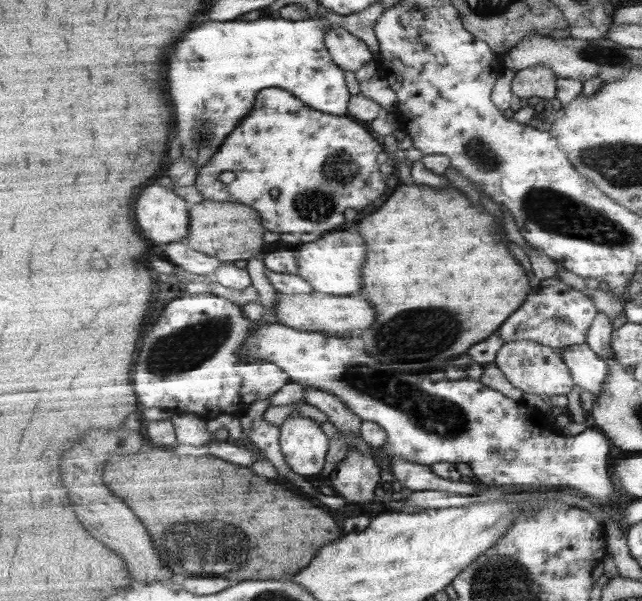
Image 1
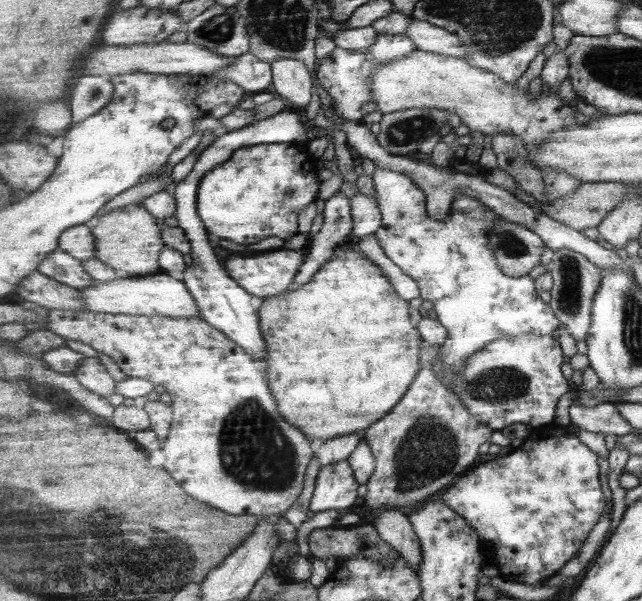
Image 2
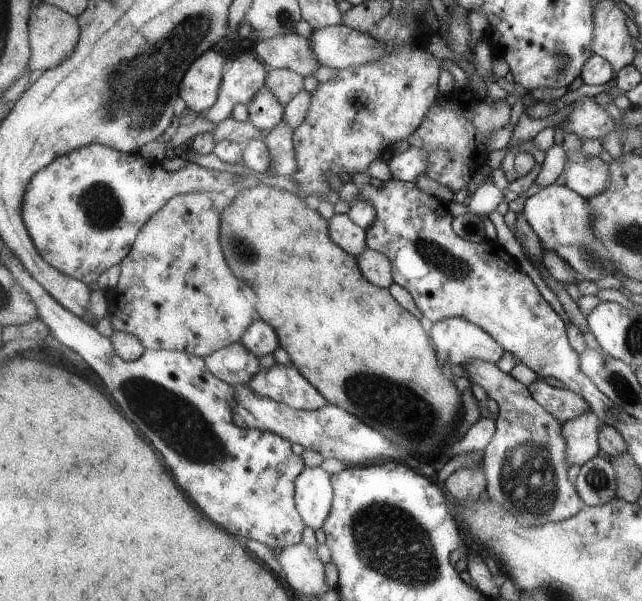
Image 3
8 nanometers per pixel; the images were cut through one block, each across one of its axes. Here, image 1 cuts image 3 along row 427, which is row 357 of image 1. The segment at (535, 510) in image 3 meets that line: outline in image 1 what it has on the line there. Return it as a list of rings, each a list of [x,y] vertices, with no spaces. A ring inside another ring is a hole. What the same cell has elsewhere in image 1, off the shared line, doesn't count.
[[[521,339],[506,342],[494,362],[507,380],[523,393],[538,394],[539,396],[541,393],[549,396],[565,395],[573,392],[573,386],[576,385],[564,358],[557,354],[555,348],[541,344],[536,340]]]

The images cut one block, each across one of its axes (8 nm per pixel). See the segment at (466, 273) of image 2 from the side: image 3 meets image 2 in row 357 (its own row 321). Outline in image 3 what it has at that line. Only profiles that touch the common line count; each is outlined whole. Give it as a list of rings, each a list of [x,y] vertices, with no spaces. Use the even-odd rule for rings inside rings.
[[[449,317],[434,323],[429,330],[437,358],[447,364],[464,367],[472,360],[495,364],[505,356],[505,349],[481,326],[465,318]]]

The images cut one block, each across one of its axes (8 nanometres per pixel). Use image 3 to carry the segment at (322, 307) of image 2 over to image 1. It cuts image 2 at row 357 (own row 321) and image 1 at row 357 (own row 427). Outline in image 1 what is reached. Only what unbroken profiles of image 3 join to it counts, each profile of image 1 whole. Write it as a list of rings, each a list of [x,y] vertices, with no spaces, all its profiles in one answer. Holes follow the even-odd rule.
[[[413,183],[413,186],[399,186],[397,192],[392,194],[386,202],[374,213],[371,213],[365,220],[359,220],[354,226],[356,232],[363,238],[367,244],[367,262],[363,266],[361,276],[363,276],[363,292],[362,294],[375,306],[377,310],[377,319],[371,328],[361,333],[361,338],[367,340],[367,354],[371,354],[373,358],[377,358],[383,364],[393,364],[393,362],[445,362],[451,358],[457,358],[461,354],[467,354],[471,346],[483,342],[486,338],[491,337],[497,332],[509,317],[523,306],[525,299],[529,297],[533,291],[533,284],[536,283],[533,272],[529,276],[523,266],[509,252],[507,244],[501,240],[501,236],[497,234],[497,224],[495,218],[487,212],[487,210],[479,210],[471,204],[471,200],[467,196],[463,196],[461,192],[457,192],[456,188],[445,188],[445,192],[433,190],[429,186],[419,186]]]

